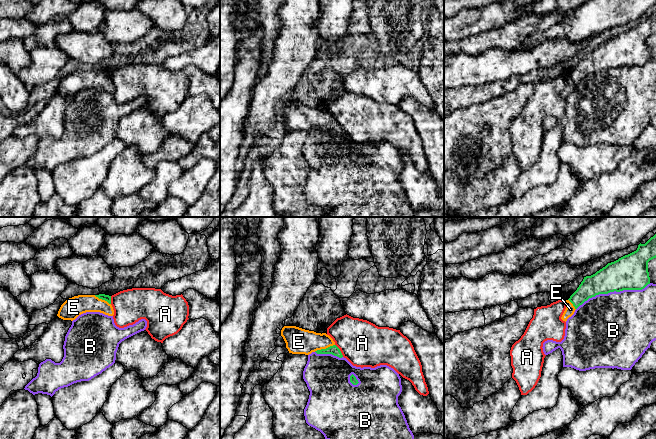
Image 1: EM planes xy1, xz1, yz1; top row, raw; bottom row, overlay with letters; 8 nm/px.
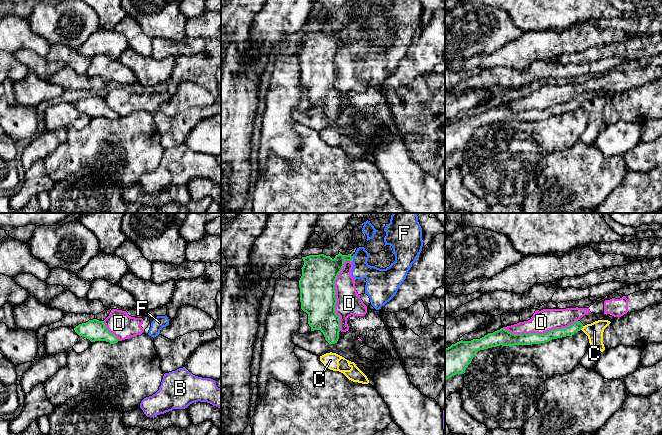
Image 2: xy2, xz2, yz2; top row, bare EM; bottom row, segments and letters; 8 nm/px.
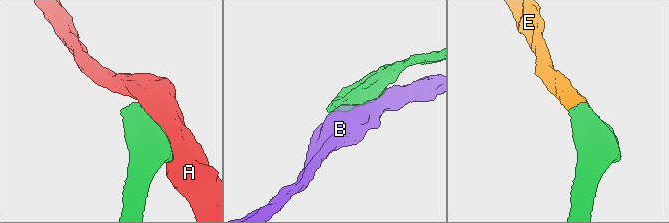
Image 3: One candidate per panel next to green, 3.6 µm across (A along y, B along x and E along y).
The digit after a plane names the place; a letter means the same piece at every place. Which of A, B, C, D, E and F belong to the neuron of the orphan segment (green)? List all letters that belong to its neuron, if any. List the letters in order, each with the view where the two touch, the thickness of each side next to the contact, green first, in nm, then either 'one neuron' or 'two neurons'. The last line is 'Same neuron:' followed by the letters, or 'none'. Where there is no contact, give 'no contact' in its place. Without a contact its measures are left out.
A: xz1 | 80/360 nm | two neurons
B: yz1 | 280/480 nm | two neurons
C: yz2 | 90/140 nm | two neurons
D: xz2 | 280/190 nm | two neurons
E: xz1 | 80/200 nm | one neuron
F: xz2 | 240/170 nm | two neurons
Same neuron: E

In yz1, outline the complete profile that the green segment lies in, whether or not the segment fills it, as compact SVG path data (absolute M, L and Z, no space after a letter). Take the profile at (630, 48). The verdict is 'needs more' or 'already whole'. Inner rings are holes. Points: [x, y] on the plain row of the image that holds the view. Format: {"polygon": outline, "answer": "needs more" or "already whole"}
{"polygon": "M656 10L645 20L640 19L636 27L619 34L614 38L608 39L595 50L584 53L577 66L568 76L566 76L566 85L561 95L566 98L580 81L596 71L608 70L614 67L620 68L623 66L644 65L648 60L650 60L648 38L654 34L656 34Z", "answer": "needs more"}

